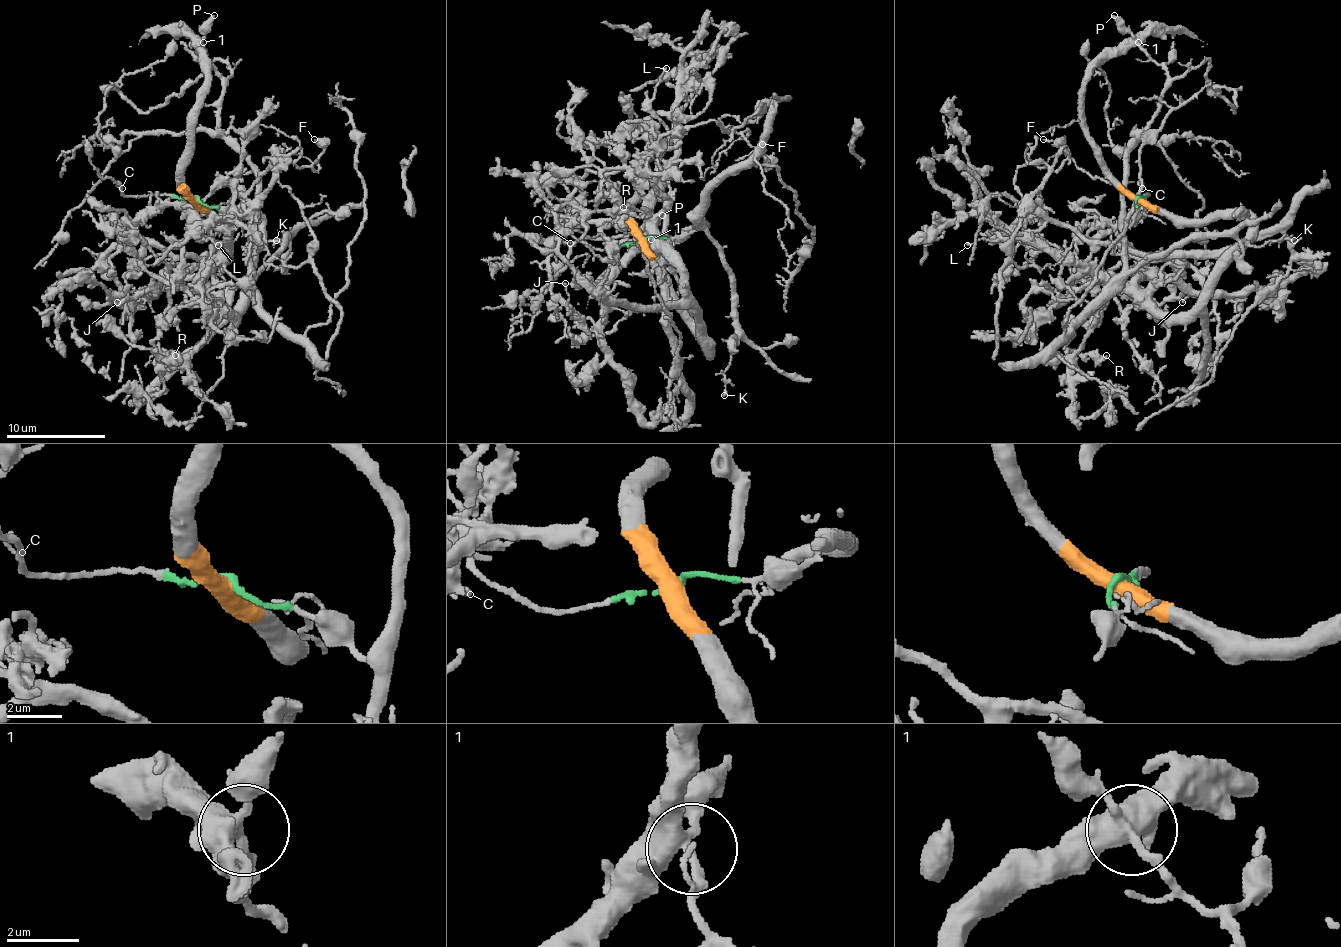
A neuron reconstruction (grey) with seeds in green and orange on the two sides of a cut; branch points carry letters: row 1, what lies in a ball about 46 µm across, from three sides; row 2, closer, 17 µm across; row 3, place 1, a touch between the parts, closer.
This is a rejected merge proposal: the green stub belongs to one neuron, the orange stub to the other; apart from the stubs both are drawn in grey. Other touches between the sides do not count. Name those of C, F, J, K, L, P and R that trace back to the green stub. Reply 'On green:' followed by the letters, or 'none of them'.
On green: C, F, K, P

